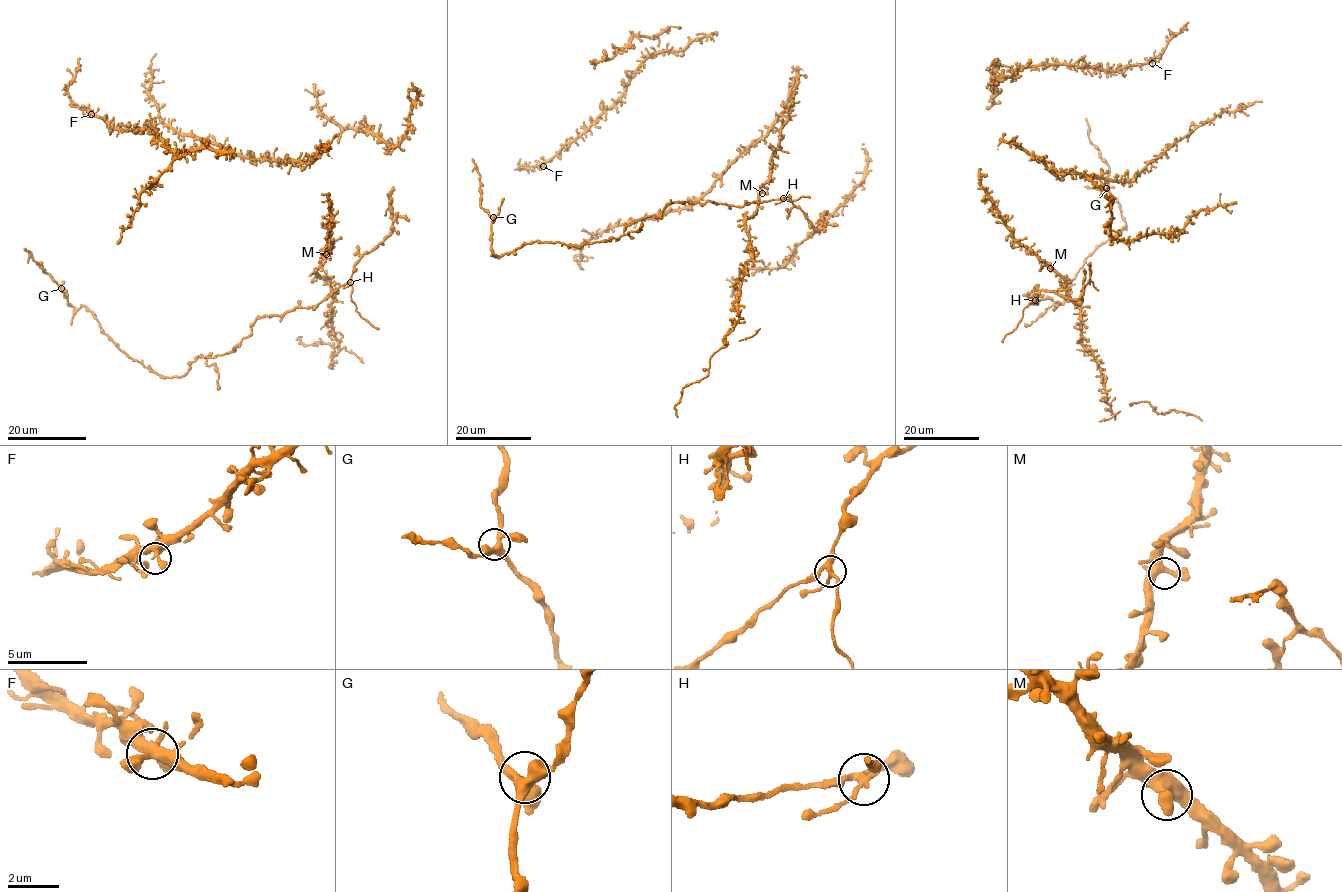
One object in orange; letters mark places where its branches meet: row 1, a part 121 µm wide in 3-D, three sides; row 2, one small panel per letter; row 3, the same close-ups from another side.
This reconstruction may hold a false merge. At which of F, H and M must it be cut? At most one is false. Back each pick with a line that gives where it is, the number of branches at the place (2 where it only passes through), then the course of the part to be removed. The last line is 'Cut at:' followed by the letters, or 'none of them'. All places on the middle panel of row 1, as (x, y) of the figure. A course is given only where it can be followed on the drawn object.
H: Place: (783, 198). Branches: 4. Course of the part to remove: (783, 198), (741, 207), (672, 203), (610, 242), (532, 241), (497, 257), (472, 158)
Cut at: H

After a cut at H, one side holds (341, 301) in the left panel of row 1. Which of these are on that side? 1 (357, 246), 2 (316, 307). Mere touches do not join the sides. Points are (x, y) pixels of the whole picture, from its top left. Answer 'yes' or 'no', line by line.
1: no
2: no

